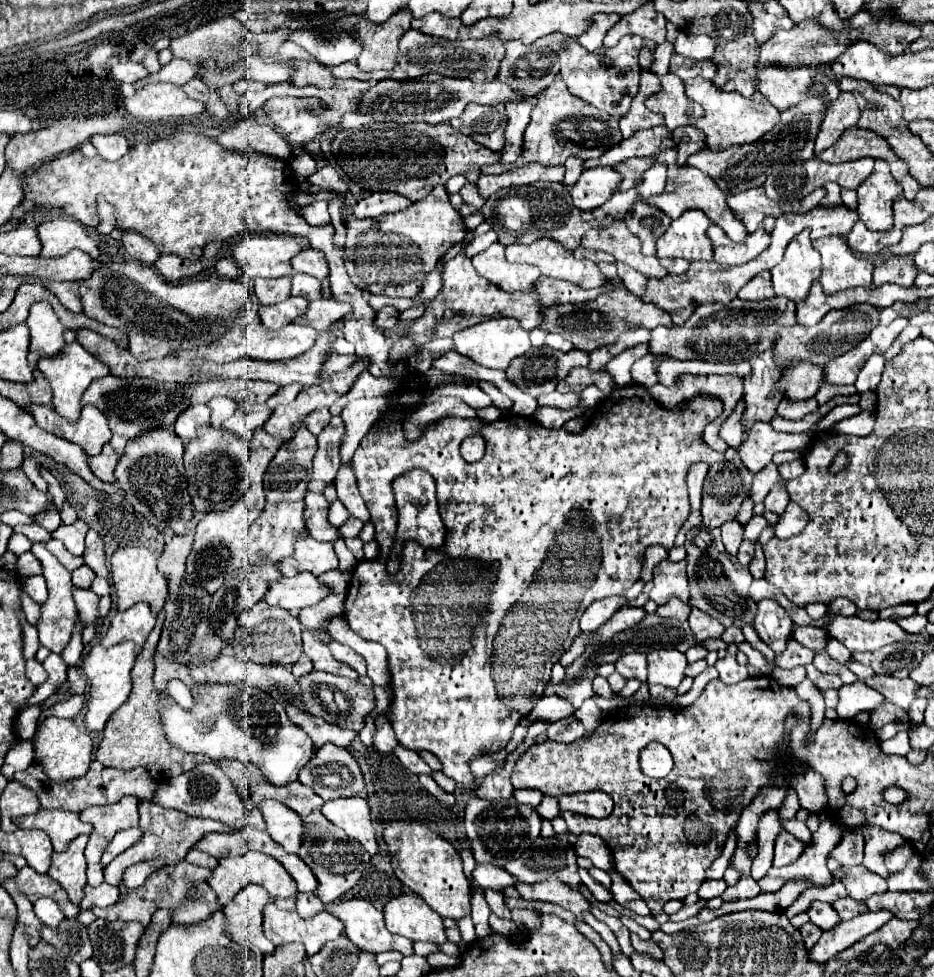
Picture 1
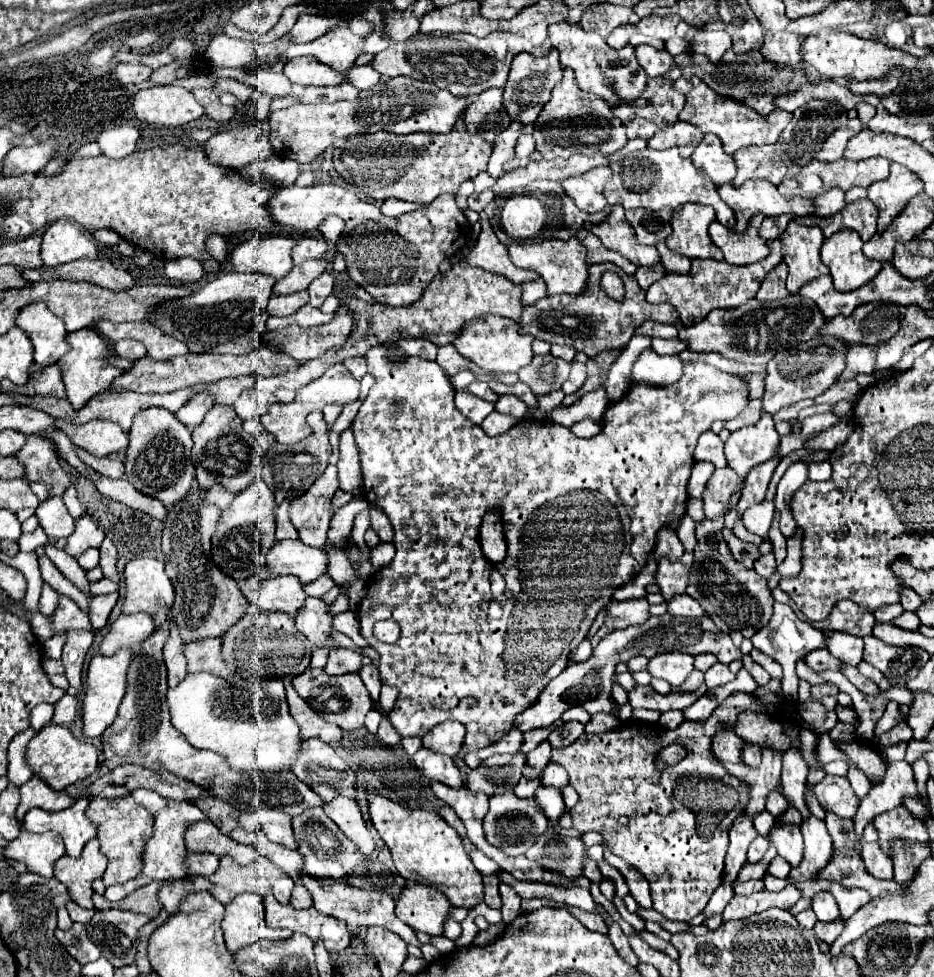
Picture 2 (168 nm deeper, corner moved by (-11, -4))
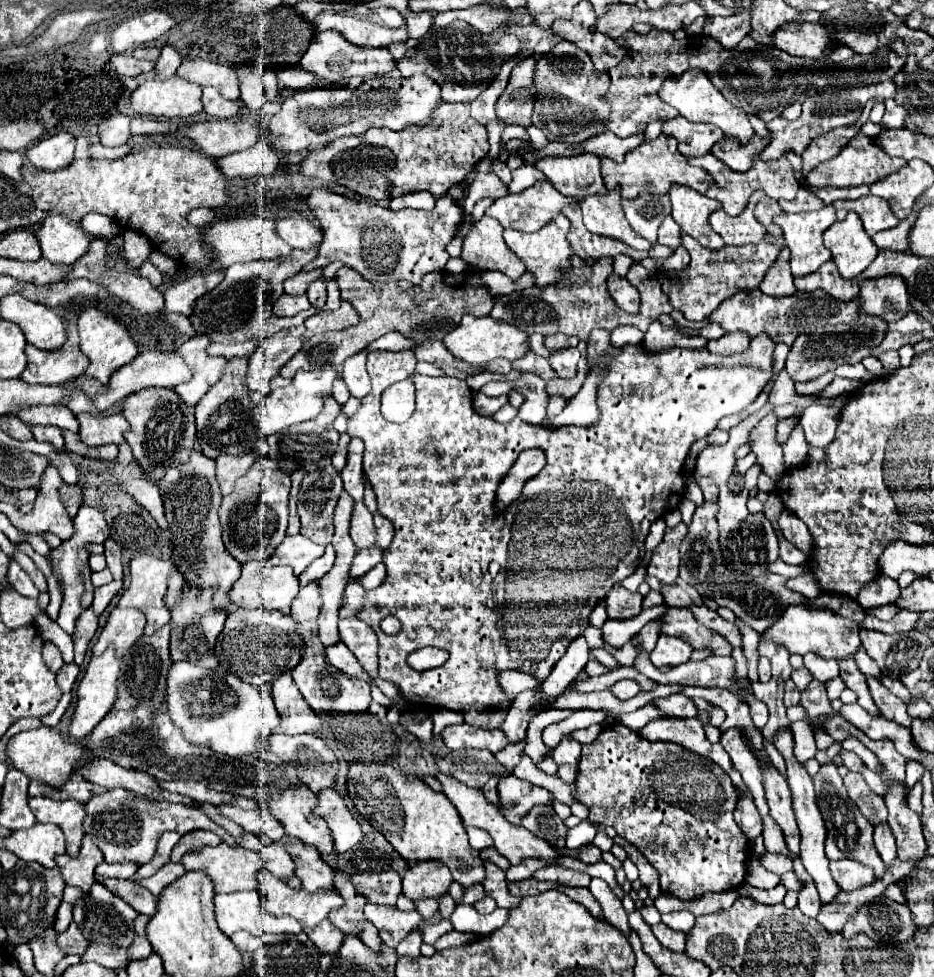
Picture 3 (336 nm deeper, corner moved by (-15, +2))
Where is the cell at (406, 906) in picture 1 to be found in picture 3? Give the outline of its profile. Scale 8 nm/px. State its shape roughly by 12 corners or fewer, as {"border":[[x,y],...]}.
{"border":[[417,862],[403,876],[403,896],[441,898],[453,878],[441,862]]}

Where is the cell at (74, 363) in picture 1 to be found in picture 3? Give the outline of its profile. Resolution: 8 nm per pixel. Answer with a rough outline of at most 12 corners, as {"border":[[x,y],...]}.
{"border":[[97,308],[77,318],[83,376],[107,384],[137,356],[127,328]]}

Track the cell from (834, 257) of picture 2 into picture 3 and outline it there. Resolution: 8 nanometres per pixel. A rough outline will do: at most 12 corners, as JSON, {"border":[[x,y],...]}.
{"border":[[855,212],[827,228],[823,242],[845,280],[879,254]]}

